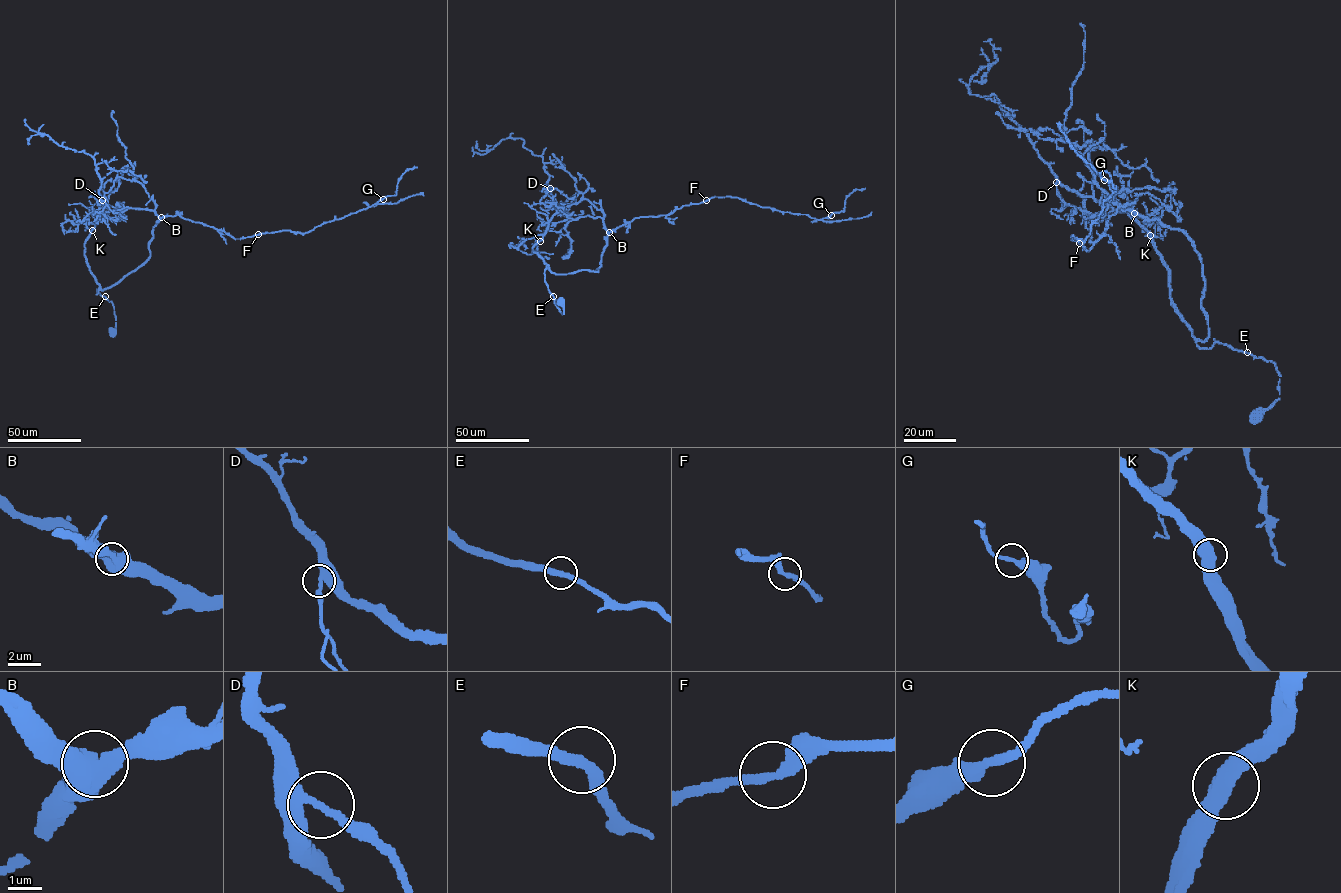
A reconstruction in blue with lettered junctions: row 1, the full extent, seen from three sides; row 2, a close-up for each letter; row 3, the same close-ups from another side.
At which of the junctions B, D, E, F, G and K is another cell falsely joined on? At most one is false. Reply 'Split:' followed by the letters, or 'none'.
Split: none

